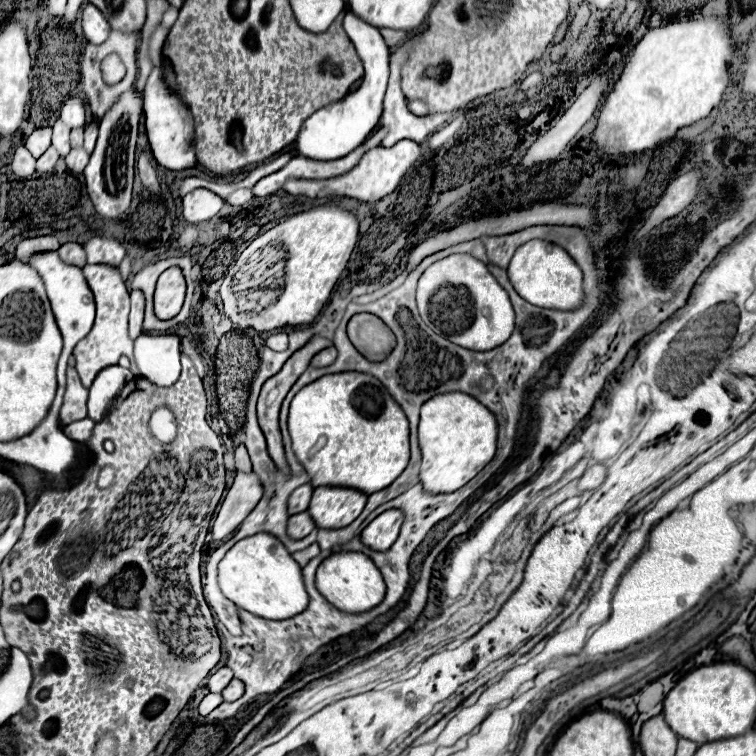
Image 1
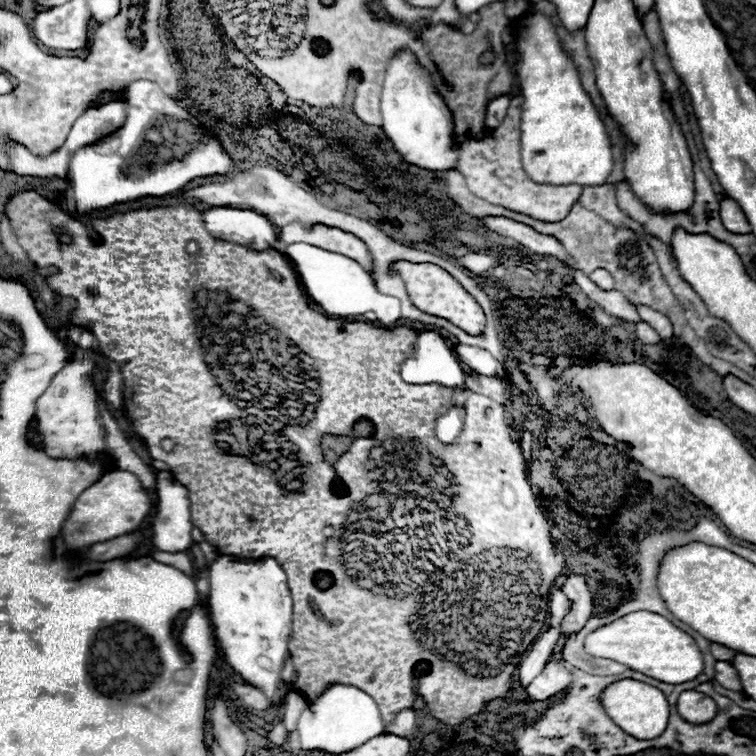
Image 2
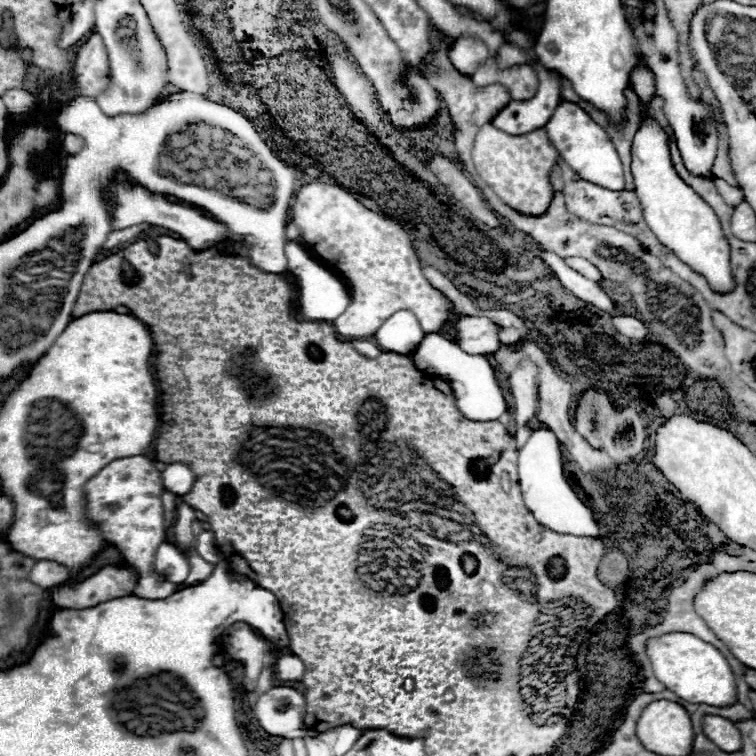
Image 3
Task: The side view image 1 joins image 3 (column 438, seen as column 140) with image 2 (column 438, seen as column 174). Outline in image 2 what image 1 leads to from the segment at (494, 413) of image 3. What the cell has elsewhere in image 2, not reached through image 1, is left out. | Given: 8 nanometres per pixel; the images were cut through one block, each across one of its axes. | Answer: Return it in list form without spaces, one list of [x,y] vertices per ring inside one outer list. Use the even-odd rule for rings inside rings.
[[[420,332],[418,334],[418,350],[416,354],[404,362],[402,378],[412,384],[440,382],[444,386],[464,384],[460,362],[446,346],[442,336],[436,332]]]

